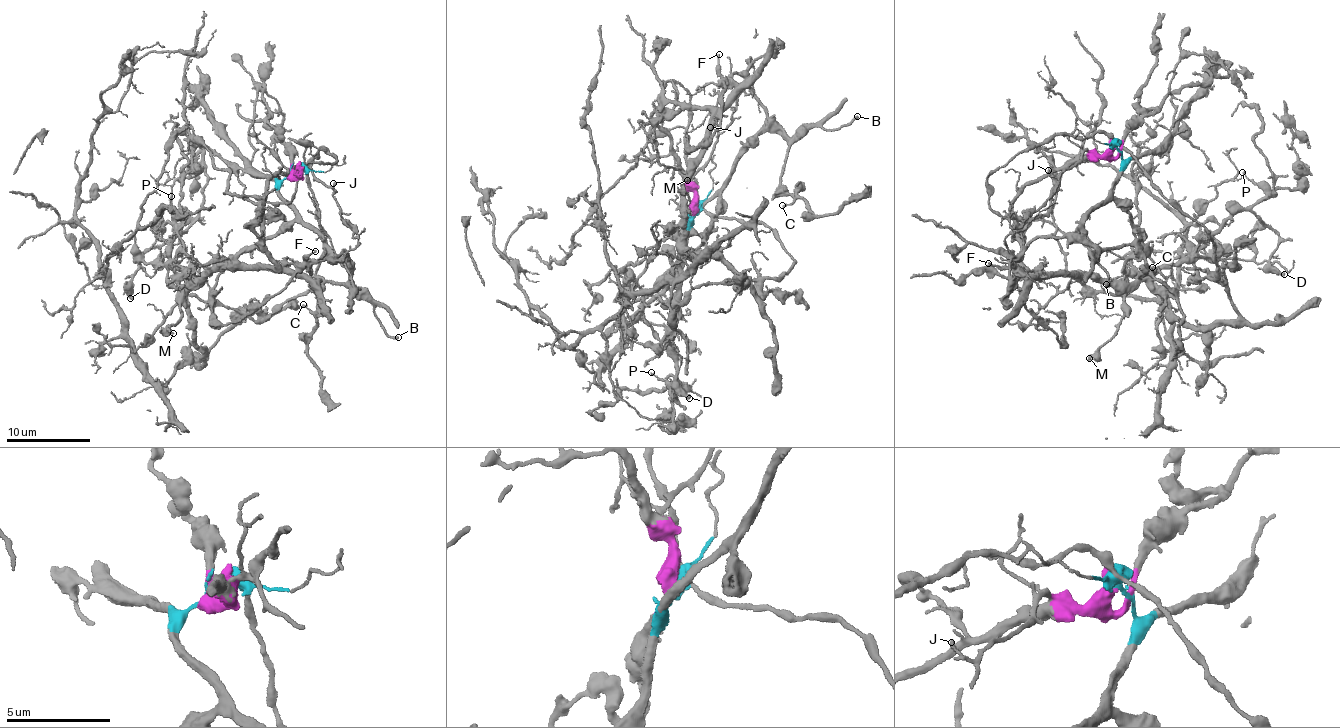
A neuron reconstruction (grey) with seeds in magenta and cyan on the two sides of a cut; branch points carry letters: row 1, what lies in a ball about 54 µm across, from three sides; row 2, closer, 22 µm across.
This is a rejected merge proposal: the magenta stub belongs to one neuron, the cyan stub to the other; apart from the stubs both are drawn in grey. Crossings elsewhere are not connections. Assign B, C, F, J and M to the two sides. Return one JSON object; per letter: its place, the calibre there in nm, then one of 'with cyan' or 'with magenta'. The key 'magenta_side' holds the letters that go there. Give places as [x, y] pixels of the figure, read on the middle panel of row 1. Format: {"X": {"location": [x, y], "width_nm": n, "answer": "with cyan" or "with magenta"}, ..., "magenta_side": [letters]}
{"B": {"location": [857, 116], "width_nm": 200, "answer": "with cyan"}, "C": {"location": [782, 205], "width_nm": 160, "answer": "with cyan"}, "F": {"location": [719, 54], "width_nm": 140, "answer": "with cyan"}, "J": {"location": [710, 127], "width_nm": 120, "answer": "with magenta"}, "M": {"location": [687, 180], "width_nm": 190, "answer": "with cyan"}, "magenta_side": ["J"]}

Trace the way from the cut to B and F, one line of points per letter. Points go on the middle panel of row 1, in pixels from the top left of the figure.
B: (694, 210), (691, 220), (721, 187), (749, 143), (763, 131), (800, 136), (815, 126), (845, 126), (857, 116)
F: (694, 210), (691, 220), (721, 187), (765, 116), (748, 84), (738, 74), (719, 71), (718, 54)

